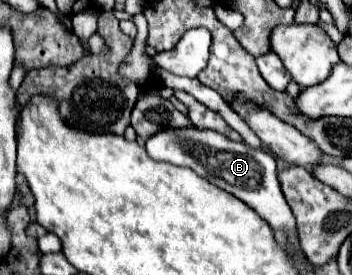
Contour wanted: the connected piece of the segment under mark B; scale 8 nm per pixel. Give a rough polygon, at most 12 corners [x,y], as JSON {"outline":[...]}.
{"outline":[[164,129],[156,161],[190,167],[284,227],[300,253],[276,160],[212,129]]}

